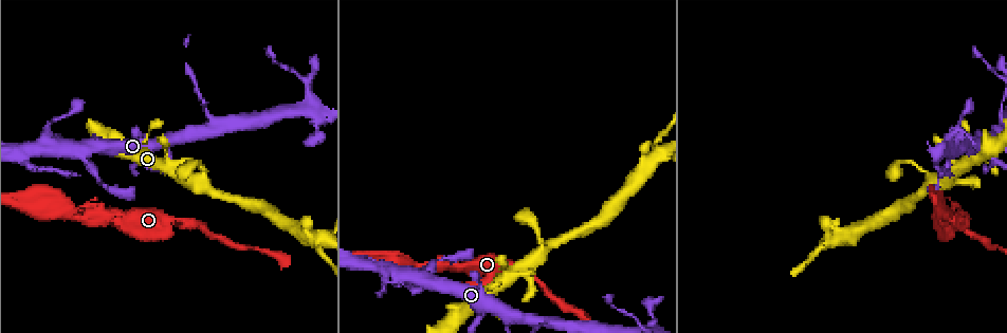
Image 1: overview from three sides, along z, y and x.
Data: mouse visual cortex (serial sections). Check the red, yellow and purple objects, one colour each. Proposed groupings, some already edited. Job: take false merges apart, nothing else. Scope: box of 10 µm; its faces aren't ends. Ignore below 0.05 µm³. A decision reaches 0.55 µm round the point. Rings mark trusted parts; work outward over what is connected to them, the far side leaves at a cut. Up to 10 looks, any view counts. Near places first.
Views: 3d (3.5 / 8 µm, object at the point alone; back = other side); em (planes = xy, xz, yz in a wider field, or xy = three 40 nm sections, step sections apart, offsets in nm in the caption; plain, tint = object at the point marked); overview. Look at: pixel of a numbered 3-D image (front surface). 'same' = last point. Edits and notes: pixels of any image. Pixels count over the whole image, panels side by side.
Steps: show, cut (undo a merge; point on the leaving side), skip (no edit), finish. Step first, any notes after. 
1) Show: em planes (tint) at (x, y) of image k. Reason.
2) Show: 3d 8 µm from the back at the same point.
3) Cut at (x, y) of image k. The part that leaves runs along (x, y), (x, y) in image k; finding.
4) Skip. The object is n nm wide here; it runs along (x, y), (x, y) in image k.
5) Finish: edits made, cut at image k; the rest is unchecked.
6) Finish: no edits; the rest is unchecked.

Show: 3d 3.5 µm at (28, 201) of image 1. Sudden change in width.

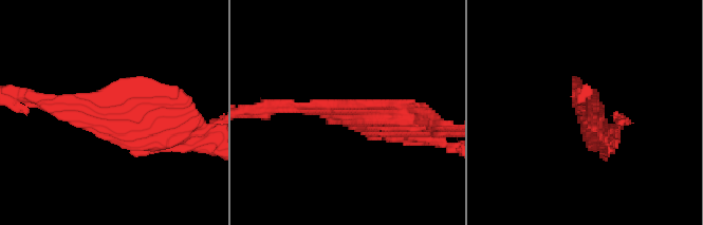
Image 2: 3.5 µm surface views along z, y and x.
Show: em xy step 1 (tint) at (347, 113) of image 2. Shape alone is not enough.

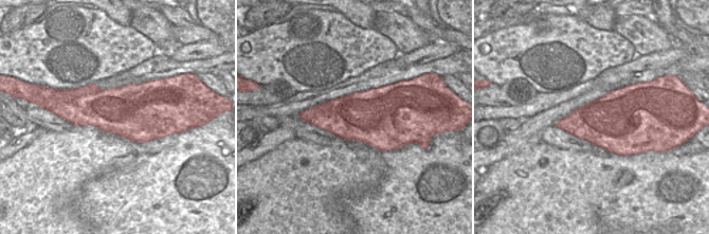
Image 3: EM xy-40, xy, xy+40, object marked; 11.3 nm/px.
Show: em xy step 3 (tint) at the same point.

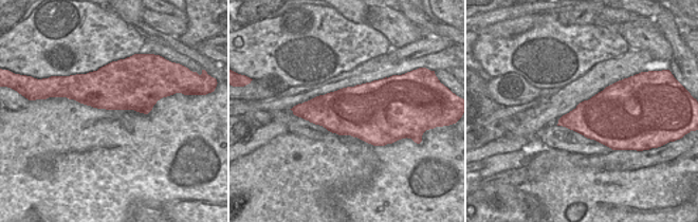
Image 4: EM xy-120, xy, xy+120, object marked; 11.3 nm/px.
Skip. The object is 650 nm wide here; it runs along (173, 133), (56, 95) in image 2; continuous, no second cell.

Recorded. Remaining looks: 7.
Show: 3d 8 µm at (169, 137) of image 1. Branch point.

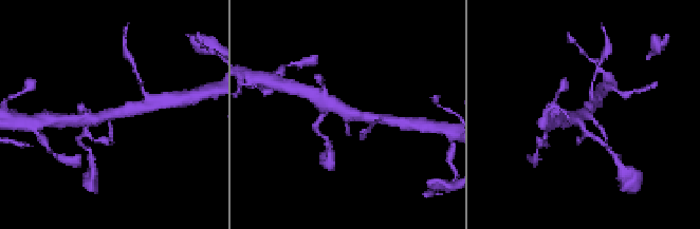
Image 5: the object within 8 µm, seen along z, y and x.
Show: em xy step 5 (tint) at the same point. 3 arms meet here; the arms are 150, 350, 450 nm wide; shape alone is not enough.

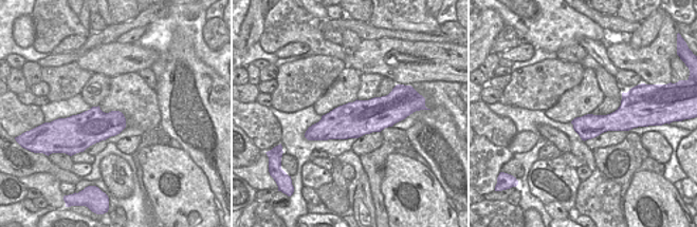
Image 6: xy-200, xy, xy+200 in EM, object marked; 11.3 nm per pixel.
Skip. It runs along (396, 110), (359, 117), (308, 133) in image 6; continuous, no second cell.

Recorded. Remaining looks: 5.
Show: 3d 3.5 µm at (183, 222) of image 1. Thick turns thin.

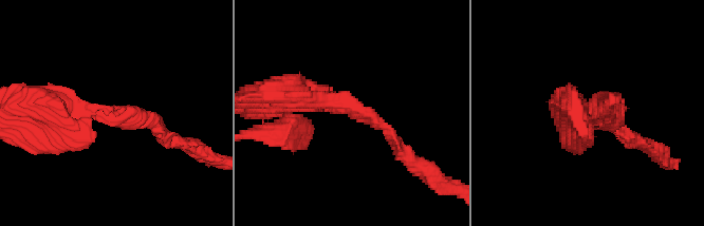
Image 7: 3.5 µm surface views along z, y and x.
Show: em xy step 1 (tint) at (354, 111) of image 7.

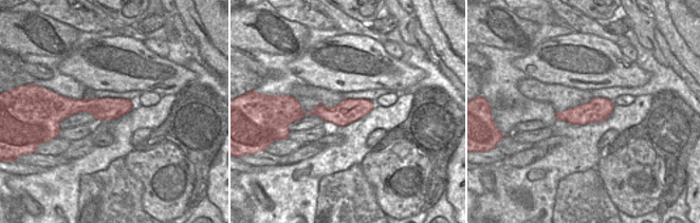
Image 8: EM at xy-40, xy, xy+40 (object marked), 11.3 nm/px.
Skip. The object is 280 nm wide here; it runs along (285, 96), (370, 115), (399, 151) in image 7; all the same cell.

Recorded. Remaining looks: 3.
Show: 3d 3.5 µm at (655, 156) of image 1. Calibre changes.

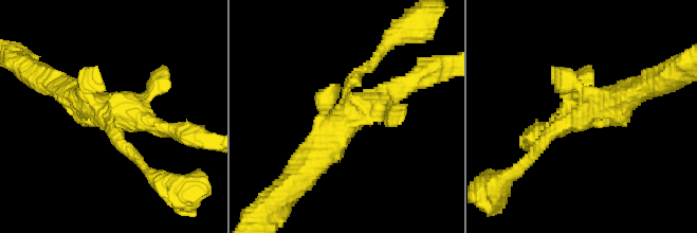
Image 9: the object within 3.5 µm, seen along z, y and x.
Show: em xy step 2 (tint) at (110, 112) of image 9.

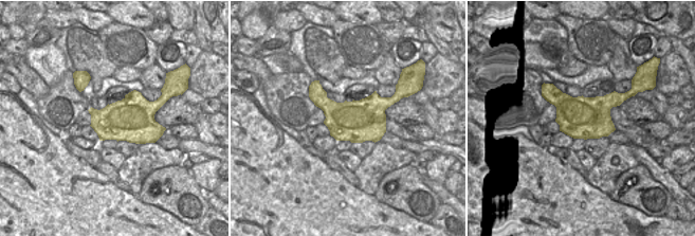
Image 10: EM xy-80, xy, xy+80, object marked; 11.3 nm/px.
Show: em xy step 1 (tint) at the same point.

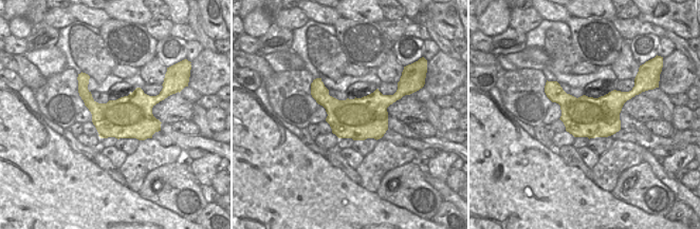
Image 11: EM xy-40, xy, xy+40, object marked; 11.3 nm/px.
Skip. The object is 480 nm wide here; it runs along (309, 164), (387, 83) in image 9; all the same cell.

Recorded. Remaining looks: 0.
Finish: no edits; the rest is unchecked.

